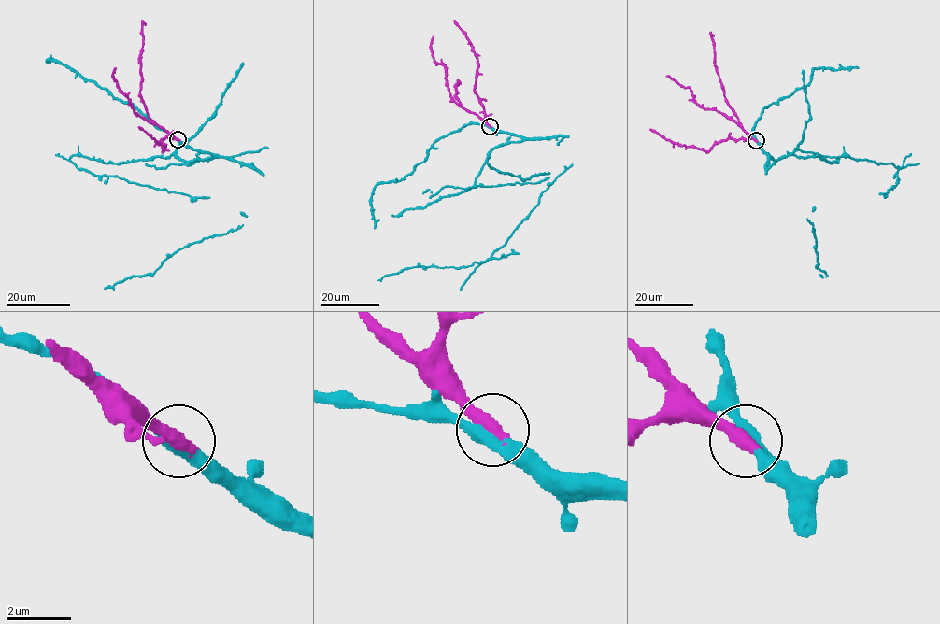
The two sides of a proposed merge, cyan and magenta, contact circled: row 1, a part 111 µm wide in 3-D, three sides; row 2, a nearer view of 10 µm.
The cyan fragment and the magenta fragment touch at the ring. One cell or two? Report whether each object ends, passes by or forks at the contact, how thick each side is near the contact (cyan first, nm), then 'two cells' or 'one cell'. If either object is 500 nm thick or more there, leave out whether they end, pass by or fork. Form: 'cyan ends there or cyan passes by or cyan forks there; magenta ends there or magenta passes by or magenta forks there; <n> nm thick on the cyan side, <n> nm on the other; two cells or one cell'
400 nm thick on the cyan side, 500 nm on the other; one cell

